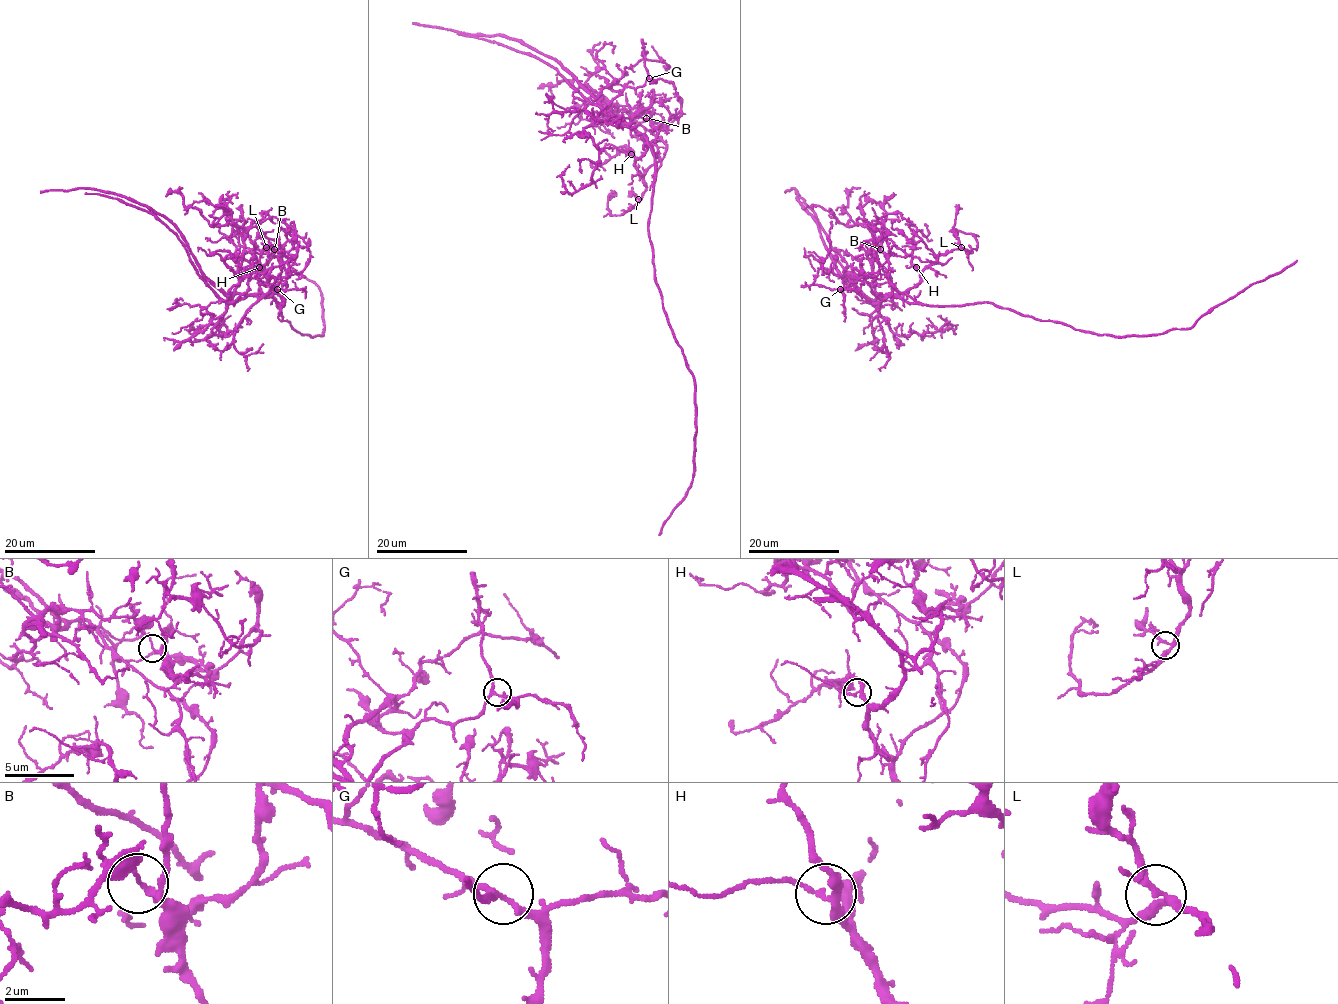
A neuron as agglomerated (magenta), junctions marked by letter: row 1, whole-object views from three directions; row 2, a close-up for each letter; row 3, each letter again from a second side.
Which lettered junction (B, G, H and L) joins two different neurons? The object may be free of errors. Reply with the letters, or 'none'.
B

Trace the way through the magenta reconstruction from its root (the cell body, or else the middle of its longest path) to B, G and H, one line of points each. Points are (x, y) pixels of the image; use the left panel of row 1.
B: (280, 305), (282, 306), (282, 299), (279, 294), (285, 289), (287, 273), (281, 256), (274, 249)
G: (280, 305), (282, 299), (276, 293), (247, 294), (233, 303), (247, 290), (250, 279), (277, 289)
H: (280, 305), (282, 306), (282, 298), (259, 267)

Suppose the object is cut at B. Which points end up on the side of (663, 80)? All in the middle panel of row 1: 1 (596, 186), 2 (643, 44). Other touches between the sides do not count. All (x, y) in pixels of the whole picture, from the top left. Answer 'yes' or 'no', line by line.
1: no
2: yes

